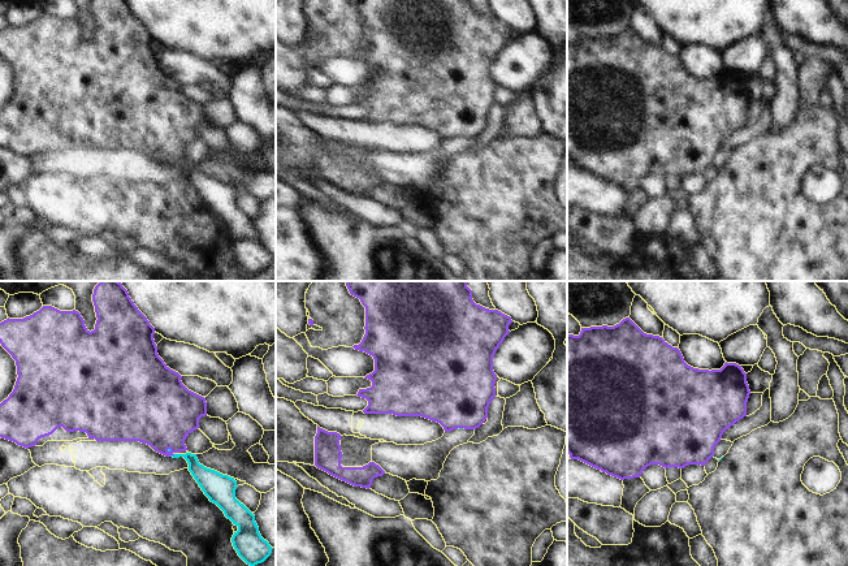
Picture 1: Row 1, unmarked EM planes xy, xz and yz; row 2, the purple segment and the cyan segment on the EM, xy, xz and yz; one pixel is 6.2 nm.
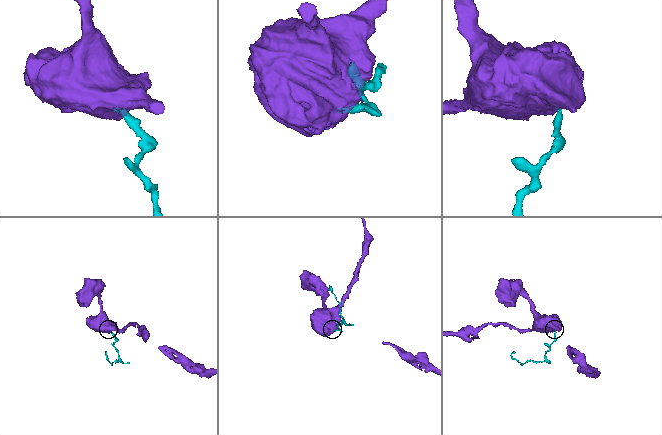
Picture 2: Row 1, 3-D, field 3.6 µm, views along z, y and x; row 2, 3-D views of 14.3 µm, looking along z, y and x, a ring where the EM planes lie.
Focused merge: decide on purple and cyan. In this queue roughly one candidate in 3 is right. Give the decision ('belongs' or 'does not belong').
does not belong

